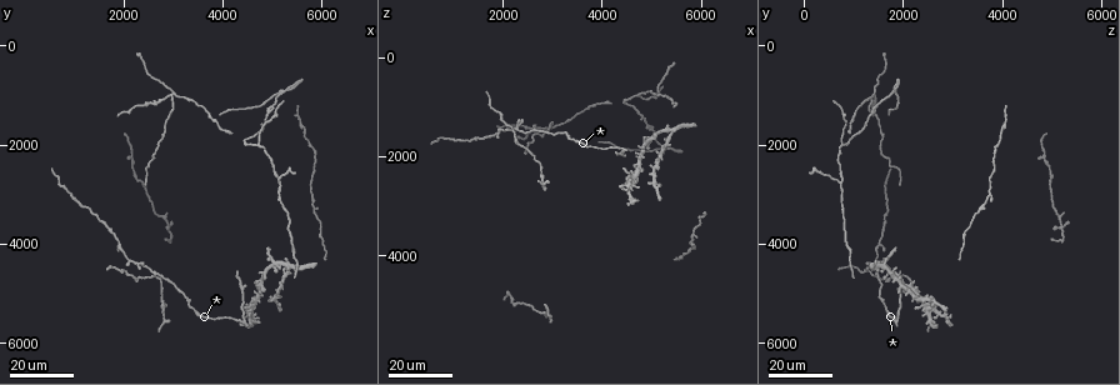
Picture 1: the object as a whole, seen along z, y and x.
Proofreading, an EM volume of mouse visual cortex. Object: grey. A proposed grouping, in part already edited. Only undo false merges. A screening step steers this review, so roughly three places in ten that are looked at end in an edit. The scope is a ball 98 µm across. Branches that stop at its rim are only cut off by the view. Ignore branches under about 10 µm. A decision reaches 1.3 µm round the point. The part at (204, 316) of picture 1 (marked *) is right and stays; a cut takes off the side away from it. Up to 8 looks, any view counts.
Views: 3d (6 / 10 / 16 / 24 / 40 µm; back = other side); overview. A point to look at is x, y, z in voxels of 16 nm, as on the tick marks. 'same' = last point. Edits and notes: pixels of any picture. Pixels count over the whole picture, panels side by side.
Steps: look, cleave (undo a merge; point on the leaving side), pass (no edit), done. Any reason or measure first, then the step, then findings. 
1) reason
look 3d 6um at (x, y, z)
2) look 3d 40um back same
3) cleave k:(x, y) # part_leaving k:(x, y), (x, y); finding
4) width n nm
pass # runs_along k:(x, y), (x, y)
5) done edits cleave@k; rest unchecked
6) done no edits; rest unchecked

three arms meet
look 3d 24um at (5200, 2800, 750)

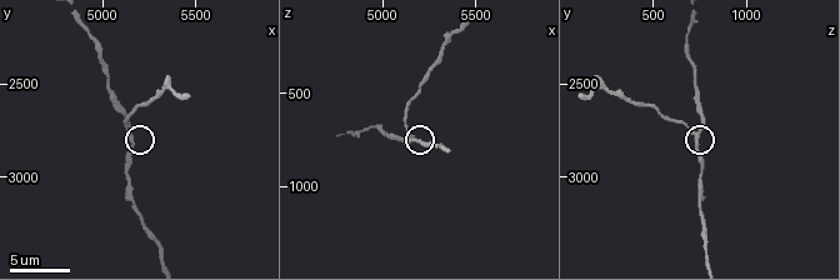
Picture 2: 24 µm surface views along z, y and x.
zoom in
look 3d 10um at (5140, 2760, 740)

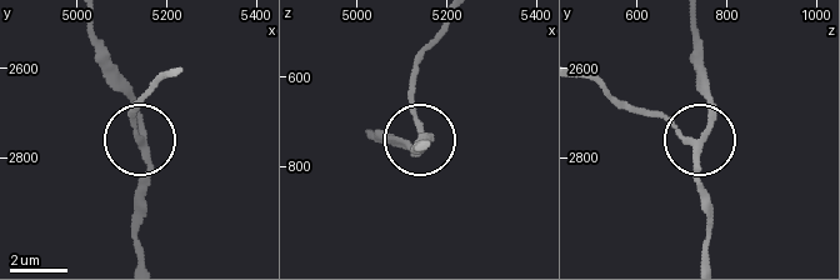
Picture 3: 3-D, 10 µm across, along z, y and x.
look 3d 10um back same

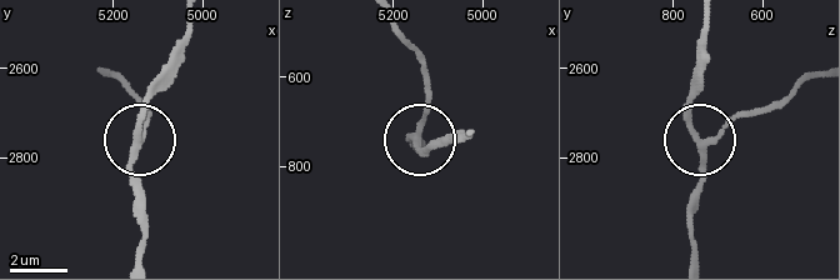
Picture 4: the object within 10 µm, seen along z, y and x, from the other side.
side_arm 14 um
pass # all the same cell

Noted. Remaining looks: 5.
look 3d 24um at (4450, 1900, 950)

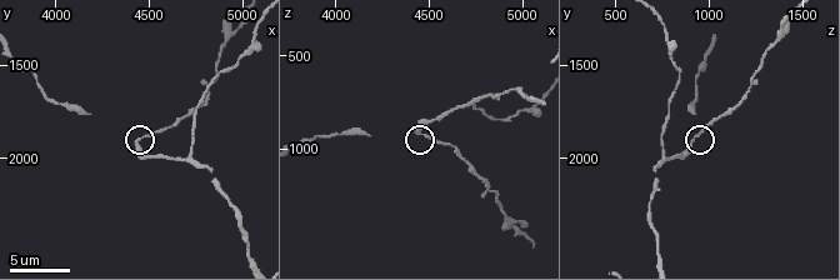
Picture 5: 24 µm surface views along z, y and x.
zoom in
look 3d 10um at (4420, 1920, 920)

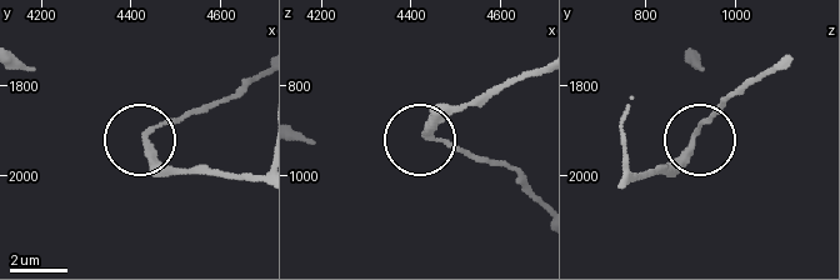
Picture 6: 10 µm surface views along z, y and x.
cleave 6:(189, 115) # part_leaving 6:(150, 131), (219, 105), (255, 81); two cells meet here

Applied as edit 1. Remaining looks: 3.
a fork
look 3d 16um at (4720, 1980, 740)

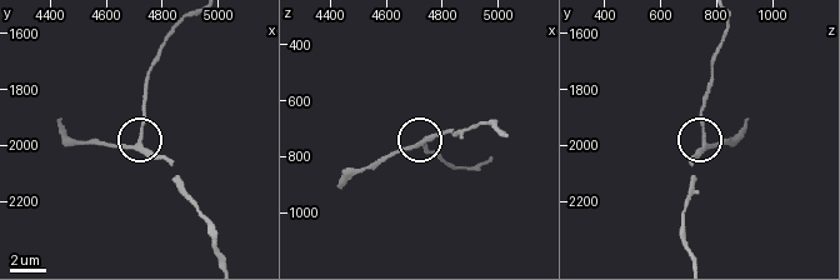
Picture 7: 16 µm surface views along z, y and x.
arms 3
pass # runs_along 7:(693, 256), (683, 216), (693, 163), (704, 140), (704, 93); one cell here

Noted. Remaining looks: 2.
calibre changes
look 3d 16um at (5050, 5100, 2400)

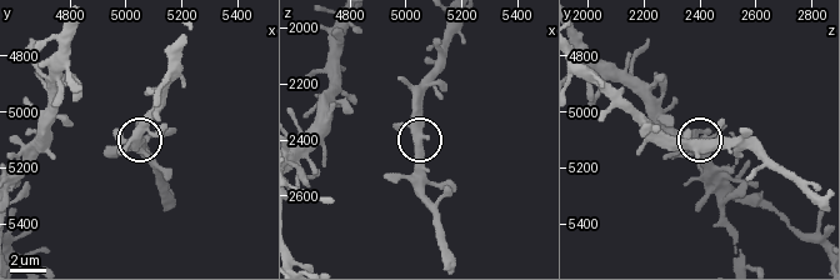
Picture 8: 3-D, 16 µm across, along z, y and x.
look 3d 6um at (5040, 5110, 2390)

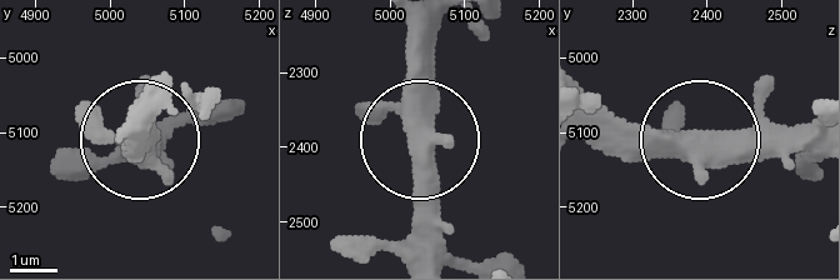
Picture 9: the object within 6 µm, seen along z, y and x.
pass # one cell here

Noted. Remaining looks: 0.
done edits cleave@6; rest unchecked

